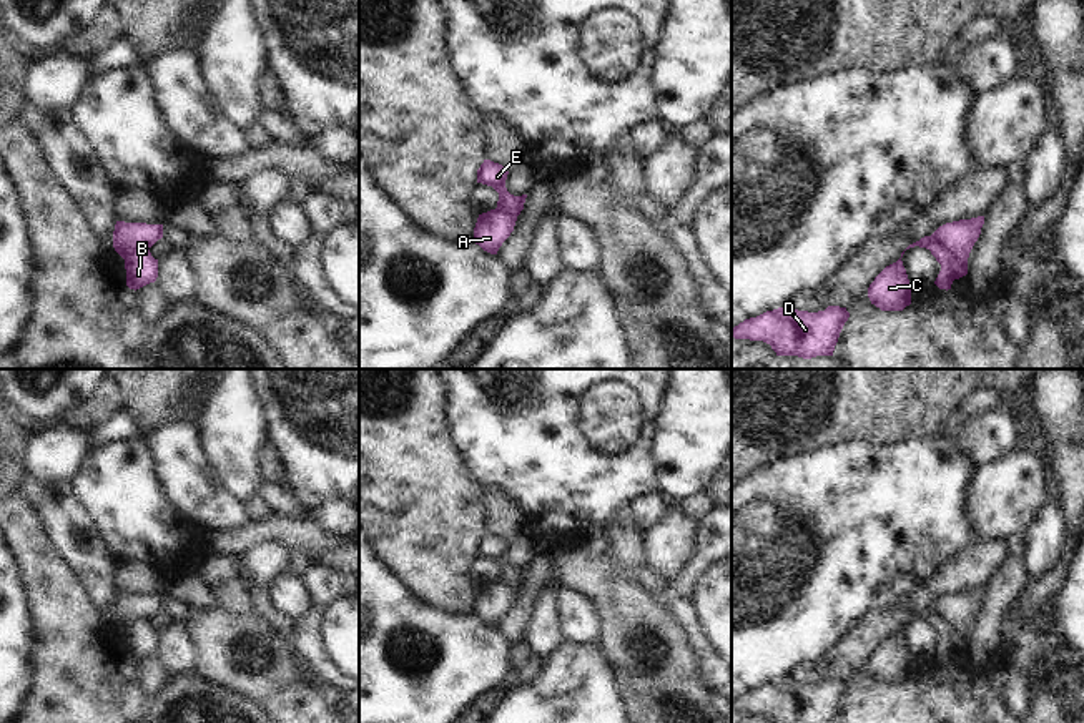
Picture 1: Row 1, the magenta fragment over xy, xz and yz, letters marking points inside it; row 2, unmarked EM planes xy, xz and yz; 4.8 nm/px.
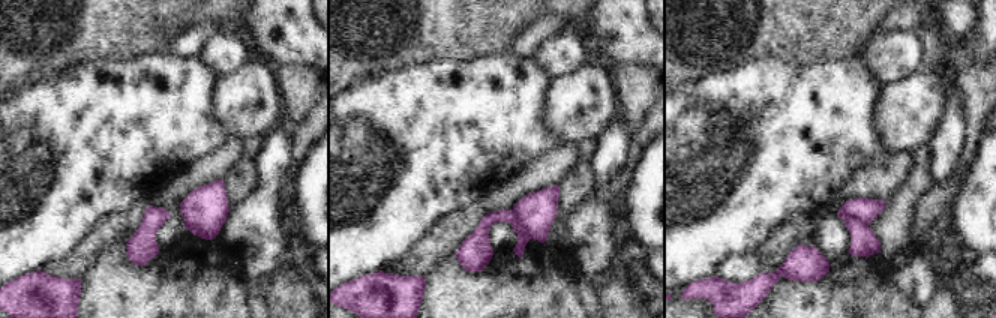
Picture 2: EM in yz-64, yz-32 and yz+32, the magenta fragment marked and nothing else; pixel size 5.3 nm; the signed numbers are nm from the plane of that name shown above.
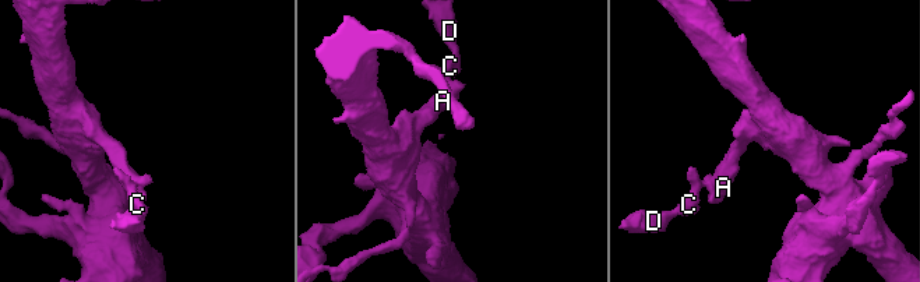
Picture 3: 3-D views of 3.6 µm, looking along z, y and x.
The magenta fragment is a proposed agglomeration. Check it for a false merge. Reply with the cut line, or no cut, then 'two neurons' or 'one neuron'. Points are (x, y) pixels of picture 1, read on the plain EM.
cut yz (930, 609), (938, 612), (966, 639); two neurons

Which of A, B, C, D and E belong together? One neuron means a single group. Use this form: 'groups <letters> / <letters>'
groups A / B C D E

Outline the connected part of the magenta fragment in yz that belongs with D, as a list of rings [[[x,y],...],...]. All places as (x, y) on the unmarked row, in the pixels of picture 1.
[[[790,676],[745,691],[732,701],[732,710],[763,713],[773,723],[835,723],[848,690],[846,680],[840,678],[808,685]]]

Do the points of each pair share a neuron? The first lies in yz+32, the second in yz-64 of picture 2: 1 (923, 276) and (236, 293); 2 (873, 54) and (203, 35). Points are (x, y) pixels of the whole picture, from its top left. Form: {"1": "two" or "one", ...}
{"1": "two", "2": "two"}

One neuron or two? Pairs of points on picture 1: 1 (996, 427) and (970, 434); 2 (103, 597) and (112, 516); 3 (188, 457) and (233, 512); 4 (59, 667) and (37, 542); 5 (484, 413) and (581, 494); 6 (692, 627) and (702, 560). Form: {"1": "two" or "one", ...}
{"1": "one", "2": "two", "3": "one", "4": "one", "5": "one", "6": "one"}

